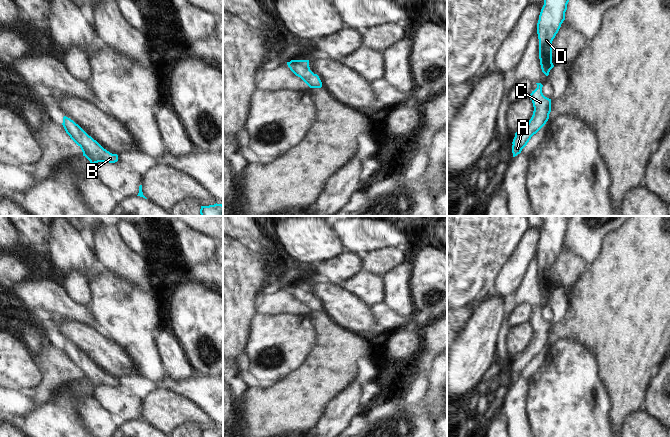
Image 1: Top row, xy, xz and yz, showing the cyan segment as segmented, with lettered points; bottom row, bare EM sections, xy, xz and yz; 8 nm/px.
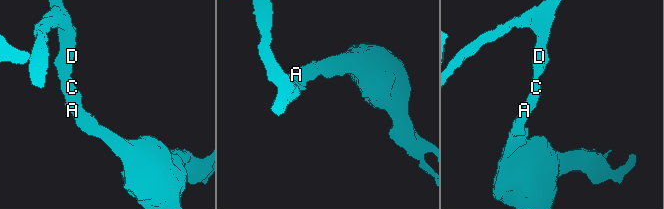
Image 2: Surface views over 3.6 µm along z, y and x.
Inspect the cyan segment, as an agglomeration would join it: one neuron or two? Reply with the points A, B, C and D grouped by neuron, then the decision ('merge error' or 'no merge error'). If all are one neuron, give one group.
A B C D | no merge error

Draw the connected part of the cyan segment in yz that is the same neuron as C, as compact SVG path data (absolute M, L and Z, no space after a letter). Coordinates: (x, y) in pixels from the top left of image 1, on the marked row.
M536 83L537 88L532 91L529 98L532 100L534 111L531 119L526 126L515 133L512 142L513 157L521 153L531 137L536 134L548 121L551 112L551 99L545 97L542 93L543 85Z

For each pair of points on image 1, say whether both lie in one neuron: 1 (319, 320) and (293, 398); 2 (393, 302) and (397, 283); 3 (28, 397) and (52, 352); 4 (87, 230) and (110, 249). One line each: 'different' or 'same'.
1: same
2: same
3: different
4: different

